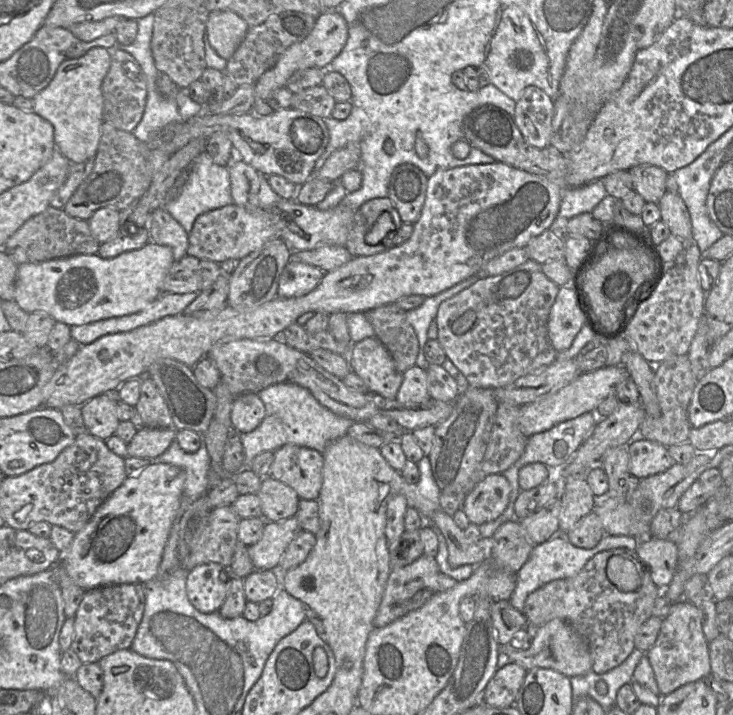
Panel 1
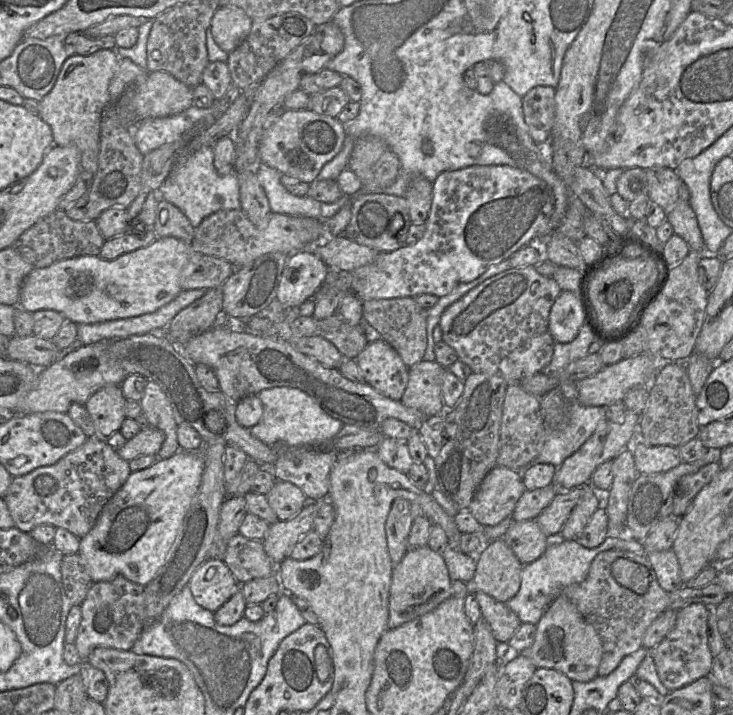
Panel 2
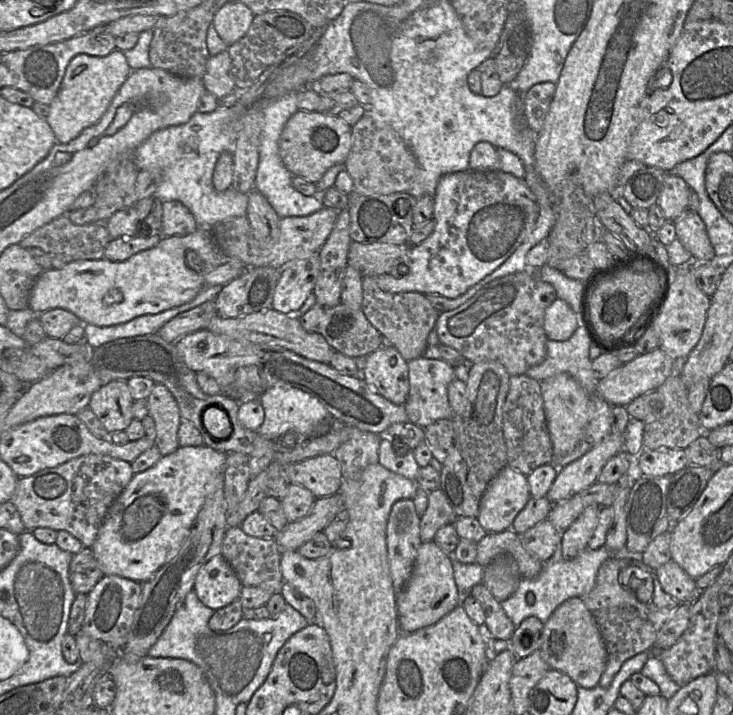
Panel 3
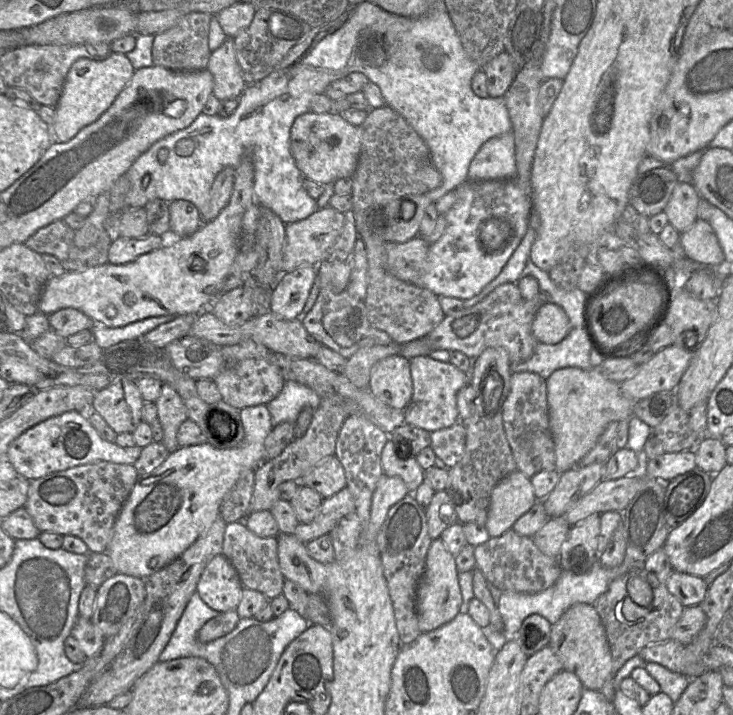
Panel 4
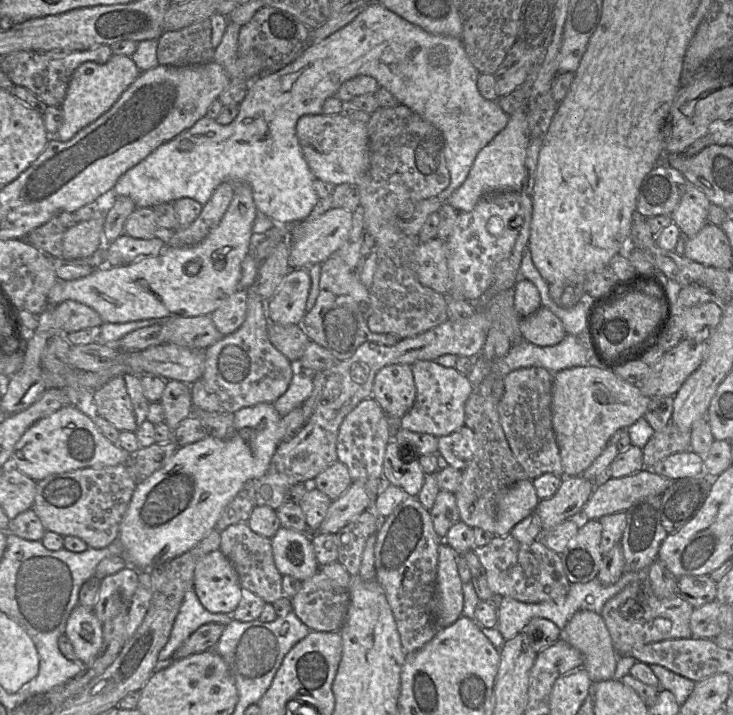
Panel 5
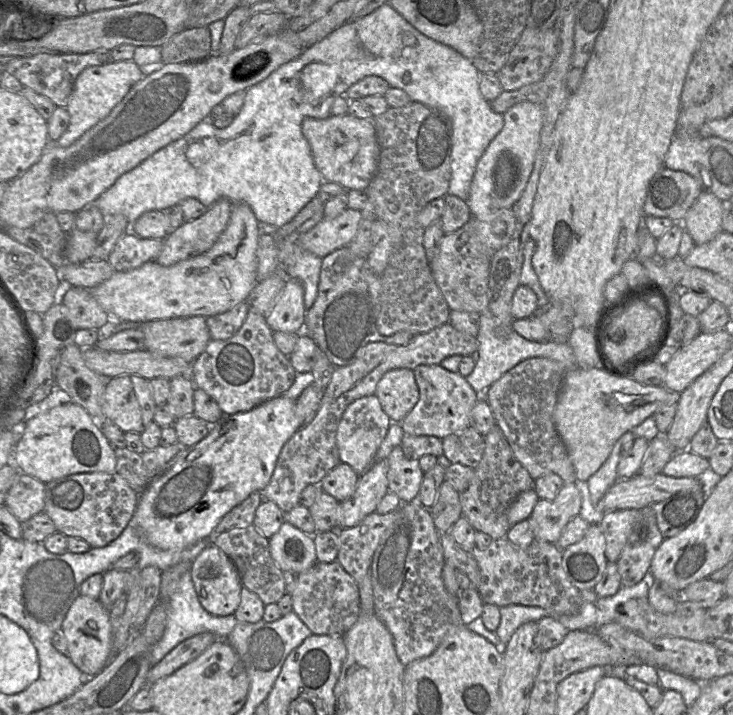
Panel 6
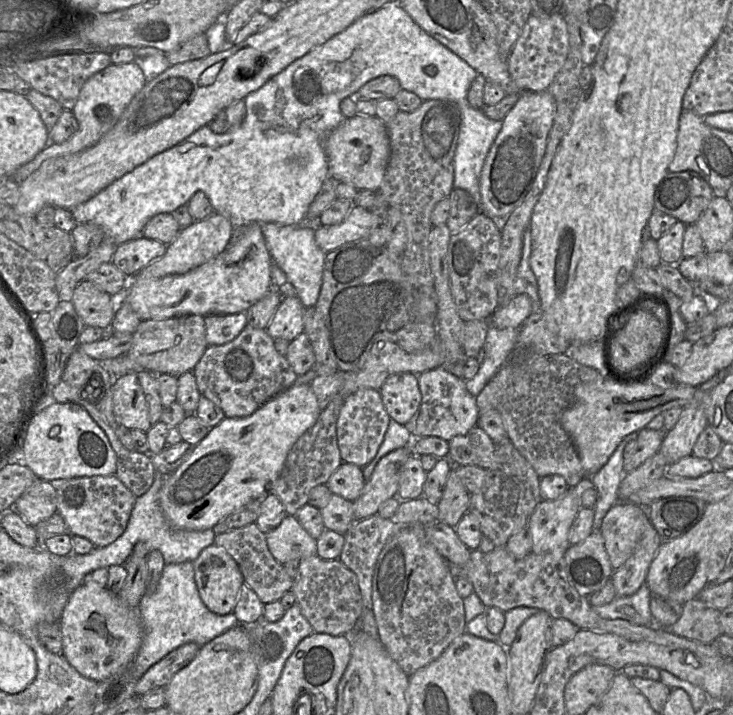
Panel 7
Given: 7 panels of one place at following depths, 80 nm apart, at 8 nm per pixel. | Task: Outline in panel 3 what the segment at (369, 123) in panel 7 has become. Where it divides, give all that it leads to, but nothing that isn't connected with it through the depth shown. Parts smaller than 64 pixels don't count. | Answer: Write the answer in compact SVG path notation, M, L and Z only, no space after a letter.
M298 110L286 122L279 140L280 157L293 176L317 183L336 164L345 164L352 146L352 128L338 115Z

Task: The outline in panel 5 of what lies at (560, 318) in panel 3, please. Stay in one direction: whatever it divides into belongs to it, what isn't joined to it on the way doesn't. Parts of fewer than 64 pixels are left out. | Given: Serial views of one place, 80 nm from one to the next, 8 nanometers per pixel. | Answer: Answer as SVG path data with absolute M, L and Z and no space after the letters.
M540 307L519 323L522 339L538 346L553 346L566 336L562 321L550 309Z

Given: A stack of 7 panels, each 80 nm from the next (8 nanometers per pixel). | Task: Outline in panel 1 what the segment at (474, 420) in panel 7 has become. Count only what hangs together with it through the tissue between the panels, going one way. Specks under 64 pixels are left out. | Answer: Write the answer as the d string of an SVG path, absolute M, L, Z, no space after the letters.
M413 366L403 372L403 381L396 399L406 406L420 406L428 403L431 397L427 388L426 369Z

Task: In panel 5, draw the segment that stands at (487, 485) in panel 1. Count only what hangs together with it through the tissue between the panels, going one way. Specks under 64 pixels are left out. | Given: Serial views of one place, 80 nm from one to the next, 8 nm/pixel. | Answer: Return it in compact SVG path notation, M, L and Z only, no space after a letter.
M528 478L504 489L497 502L494 536L508 535L517 523L535 511L538 502L535 487Z

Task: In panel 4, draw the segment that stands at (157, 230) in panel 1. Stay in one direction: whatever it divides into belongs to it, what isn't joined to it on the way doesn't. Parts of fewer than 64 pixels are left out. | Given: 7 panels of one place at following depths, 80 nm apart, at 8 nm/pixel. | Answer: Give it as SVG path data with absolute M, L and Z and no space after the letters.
M175 200L169 203L170 236L183 238L193 234L202 225L202 216L198 208L187 200Z

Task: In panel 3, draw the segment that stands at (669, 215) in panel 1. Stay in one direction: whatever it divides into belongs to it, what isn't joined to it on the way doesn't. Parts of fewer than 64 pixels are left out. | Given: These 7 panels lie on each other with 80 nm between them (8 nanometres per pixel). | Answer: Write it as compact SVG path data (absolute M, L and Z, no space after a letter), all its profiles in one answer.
M687 209L673 223L676 237L692 258L699 262L709 262L716 258L705 223L697 212Z

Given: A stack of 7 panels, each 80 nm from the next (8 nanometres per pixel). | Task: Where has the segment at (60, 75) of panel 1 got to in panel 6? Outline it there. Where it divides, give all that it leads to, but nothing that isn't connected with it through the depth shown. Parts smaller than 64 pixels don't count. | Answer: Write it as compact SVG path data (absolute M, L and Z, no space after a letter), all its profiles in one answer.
M133 60L109 61L101 66L85 68L76 78L66 106L70 115L70 124L63 135L52 143L60 147L72 145L86 131L106 118L143 76L139 66Z

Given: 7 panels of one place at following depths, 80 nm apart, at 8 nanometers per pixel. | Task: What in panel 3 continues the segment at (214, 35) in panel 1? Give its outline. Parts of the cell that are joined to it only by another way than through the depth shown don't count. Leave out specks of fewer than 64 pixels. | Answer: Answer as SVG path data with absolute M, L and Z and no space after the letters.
M229 1L216 12L212 24L219 37L230 46L245 36L254 16L245 4Z

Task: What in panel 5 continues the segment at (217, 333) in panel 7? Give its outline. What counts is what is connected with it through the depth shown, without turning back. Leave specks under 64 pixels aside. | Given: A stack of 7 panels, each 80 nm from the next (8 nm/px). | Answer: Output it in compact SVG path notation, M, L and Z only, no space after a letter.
M238 290L210 315L214 325L224 336L236 332L245 321L247 301L247 291Z

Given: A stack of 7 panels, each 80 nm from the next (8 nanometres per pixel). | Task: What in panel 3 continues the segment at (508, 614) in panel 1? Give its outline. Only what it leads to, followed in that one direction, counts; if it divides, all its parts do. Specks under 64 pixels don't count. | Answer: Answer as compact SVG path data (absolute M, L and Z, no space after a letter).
M481 583L472 588L471 595L481 604L484 610L485 626L490 635L495 639L510 641L516 628L501 604Z

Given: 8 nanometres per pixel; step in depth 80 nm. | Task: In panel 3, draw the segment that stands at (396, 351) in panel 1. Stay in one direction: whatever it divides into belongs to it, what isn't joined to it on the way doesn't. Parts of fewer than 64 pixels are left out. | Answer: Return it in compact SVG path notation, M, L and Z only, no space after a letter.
M364 275L362 280L362 310L386 343L396 348L408 362L423 356L428 344L429 333L435 328L440 312L428 300L427 296L418 292L389 293L381 290L375 276Z

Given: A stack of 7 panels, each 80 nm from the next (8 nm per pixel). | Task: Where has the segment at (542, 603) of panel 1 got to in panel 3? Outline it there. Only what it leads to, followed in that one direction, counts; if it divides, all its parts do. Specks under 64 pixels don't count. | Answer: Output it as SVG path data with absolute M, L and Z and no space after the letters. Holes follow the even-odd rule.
M608 558L599 567L594 588L586 595L580 597L587 609L591 612L599 627L607 651L607 663L601 675L599 685L608 688L623 663L629 658L645 651L650 651L655 644L657 633L669 618L670 613L679 606L679 602L666 593L656 575L655 569L643 562L631 559ZM627 566L637 566L649 573L653 581L653 596L648 603L640 602L627 585L619 582L620 571ZM628 608L635 617L626 620L622 616L622 610Z

